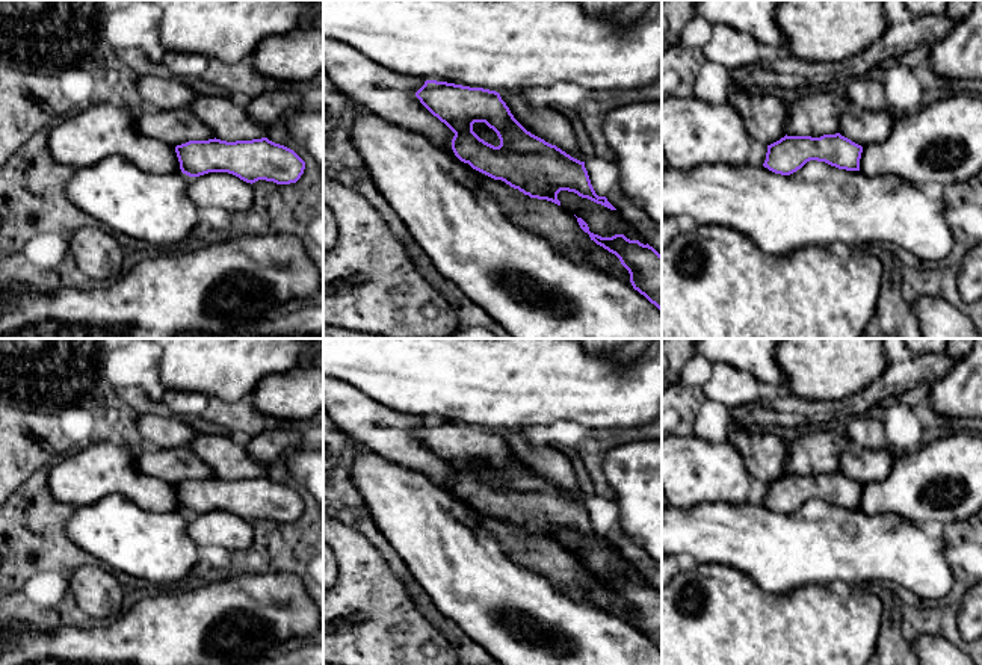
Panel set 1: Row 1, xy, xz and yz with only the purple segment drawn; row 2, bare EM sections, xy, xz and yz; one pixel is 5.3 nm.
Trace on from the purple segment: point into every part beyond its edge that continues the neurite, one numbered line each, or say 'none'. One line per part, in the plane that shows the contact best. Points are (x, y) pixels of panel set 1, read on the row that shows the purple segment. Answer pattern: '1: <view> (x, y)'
1: xz (392, 95)

